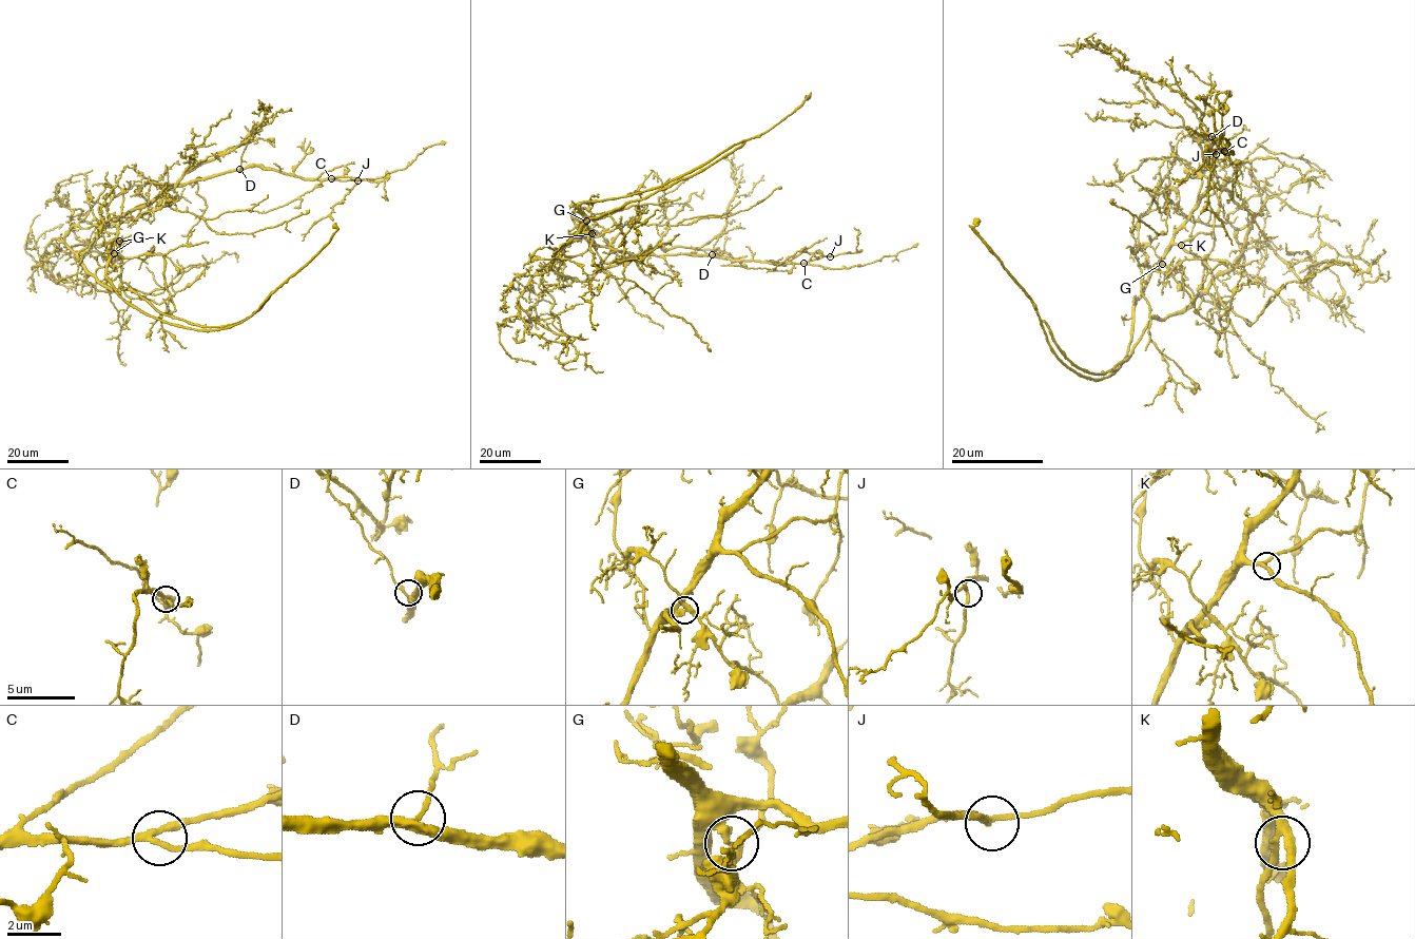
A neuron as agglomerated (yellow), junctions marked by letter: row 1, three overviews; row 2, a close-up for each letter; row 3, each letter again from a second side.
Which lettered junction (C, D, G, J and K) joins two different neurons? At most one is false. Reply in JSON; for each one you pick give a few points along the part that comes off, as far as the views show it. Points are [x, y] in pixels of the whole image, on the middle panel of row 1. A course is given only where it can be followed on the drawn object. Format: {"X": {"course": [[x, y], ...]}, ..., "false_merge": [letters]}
{"G": {"course": [[586, 221], [597, 245], [641, 255], [690, 253], [847, 268], [895, 256], [918, 244]]}, "false_merge": ["G"]}

